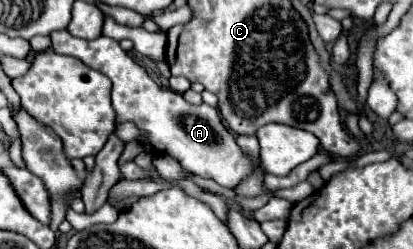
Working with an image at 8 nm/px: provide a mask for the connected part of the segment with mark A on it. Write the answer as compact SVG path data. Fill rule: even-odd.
M54 31L50 39L56 53L76 57L90 69L104 73L112 81L112 107L116 111L116 121L134 121L138 127L146 129L154 149L158 153L172 155L182 169L214 179L228 189L236 189L238 183L260 169L260 165L238 147L234 135L224 127L218 109L204 103L194 107L186 103L180 93L158 87L152 77L118 45L118 41L104 35L94 41L82 41L68 31Z

